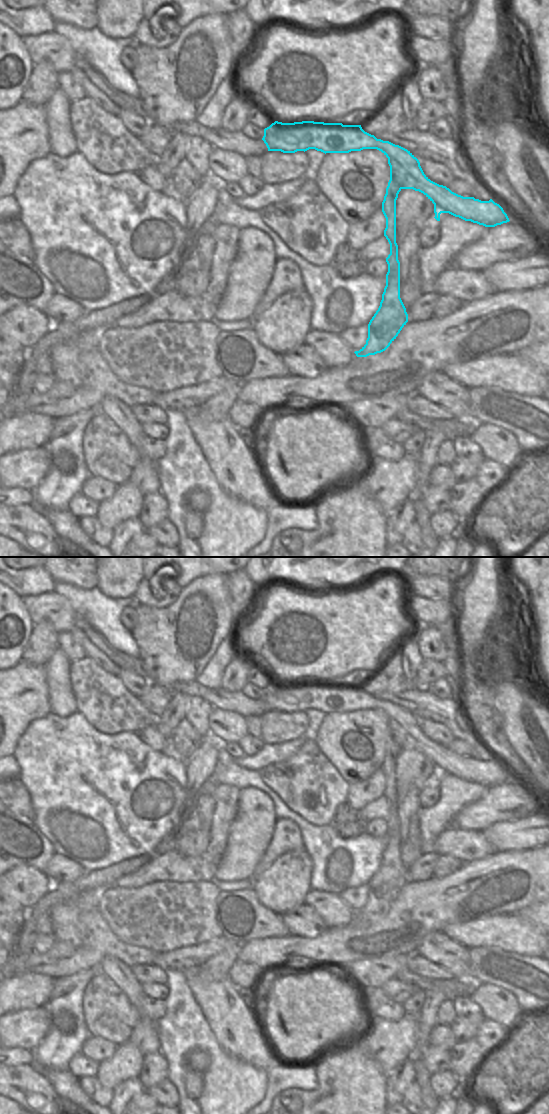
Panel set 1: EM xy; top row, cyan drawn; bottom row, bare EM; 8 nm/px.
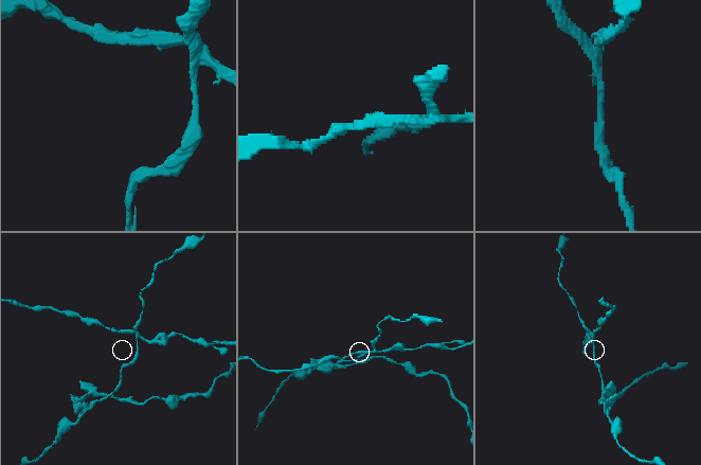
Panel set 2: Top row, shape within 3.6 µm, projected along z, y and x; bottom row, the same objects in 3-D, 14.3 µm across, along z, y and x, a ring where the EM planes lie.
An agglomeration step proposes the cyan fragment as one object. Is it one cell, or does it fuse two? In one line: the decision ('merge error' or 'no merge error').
merge error

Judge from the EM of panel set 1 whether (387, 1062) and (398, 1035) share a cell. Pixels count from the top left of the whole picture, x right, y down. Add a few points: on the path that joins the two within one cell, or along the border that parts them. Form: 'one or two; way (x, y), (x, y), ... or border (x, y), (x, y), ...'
one; way (388, 1055), (388, 1046), (392, 1042)

